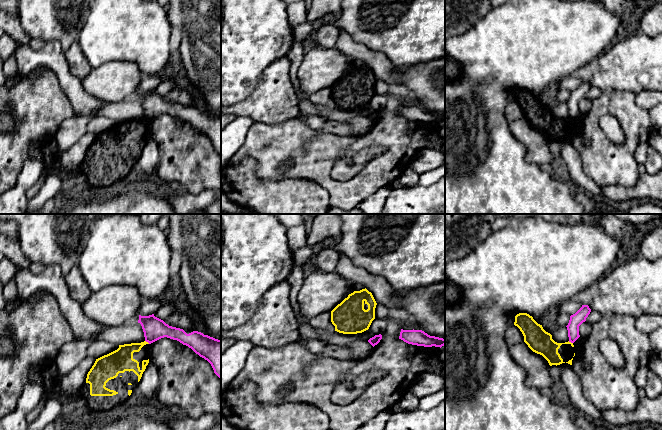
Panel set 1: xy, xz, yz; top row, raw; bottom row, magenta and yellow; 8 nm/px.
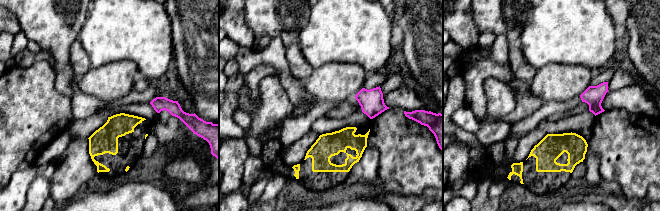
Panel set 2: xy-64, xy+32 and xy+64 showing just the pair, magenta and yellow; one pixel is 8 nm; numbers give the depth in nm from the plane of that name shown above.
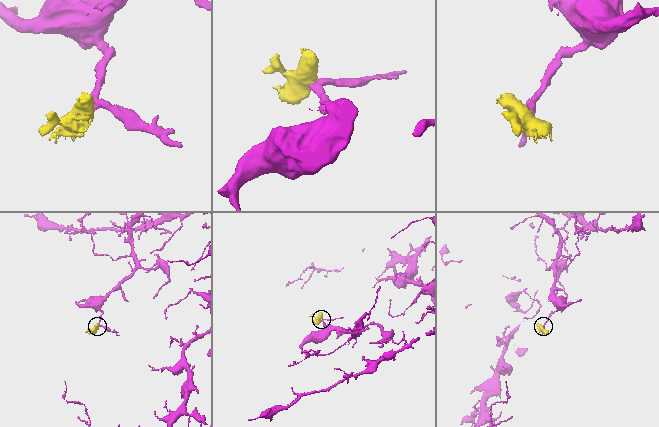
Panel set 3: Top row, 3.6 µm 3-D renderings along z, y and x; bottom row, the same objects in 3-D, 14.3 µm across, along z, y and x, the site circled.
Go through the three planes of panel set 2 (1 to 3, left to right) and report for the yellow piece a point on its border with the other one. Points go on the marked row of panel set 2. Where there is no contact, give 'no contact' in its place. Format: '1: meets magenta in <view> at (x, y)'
1: no contact
2: no contact
3: no contact

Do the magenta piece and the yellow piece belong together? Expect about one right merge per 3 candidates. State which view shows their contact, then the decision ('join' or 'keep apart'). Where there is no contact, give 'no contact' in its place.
xy | keep apart

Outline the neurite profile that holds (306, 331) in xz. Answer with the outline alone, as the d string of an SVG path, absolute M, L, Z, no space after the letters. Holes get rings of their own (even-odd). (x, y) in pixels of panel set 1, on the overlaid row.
M299 316L298 318L299 322L299 335L303 339L318 339L319 334L316 331L316 328L314 328L311 324L306 322L302 316Z

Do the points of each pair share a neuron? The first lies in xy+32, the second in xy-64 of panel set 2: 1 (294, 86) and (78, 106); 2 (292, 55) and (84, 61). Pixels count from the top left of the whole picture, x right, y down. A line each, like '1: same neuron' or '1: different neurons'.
1: same neuron
2: same neuron

